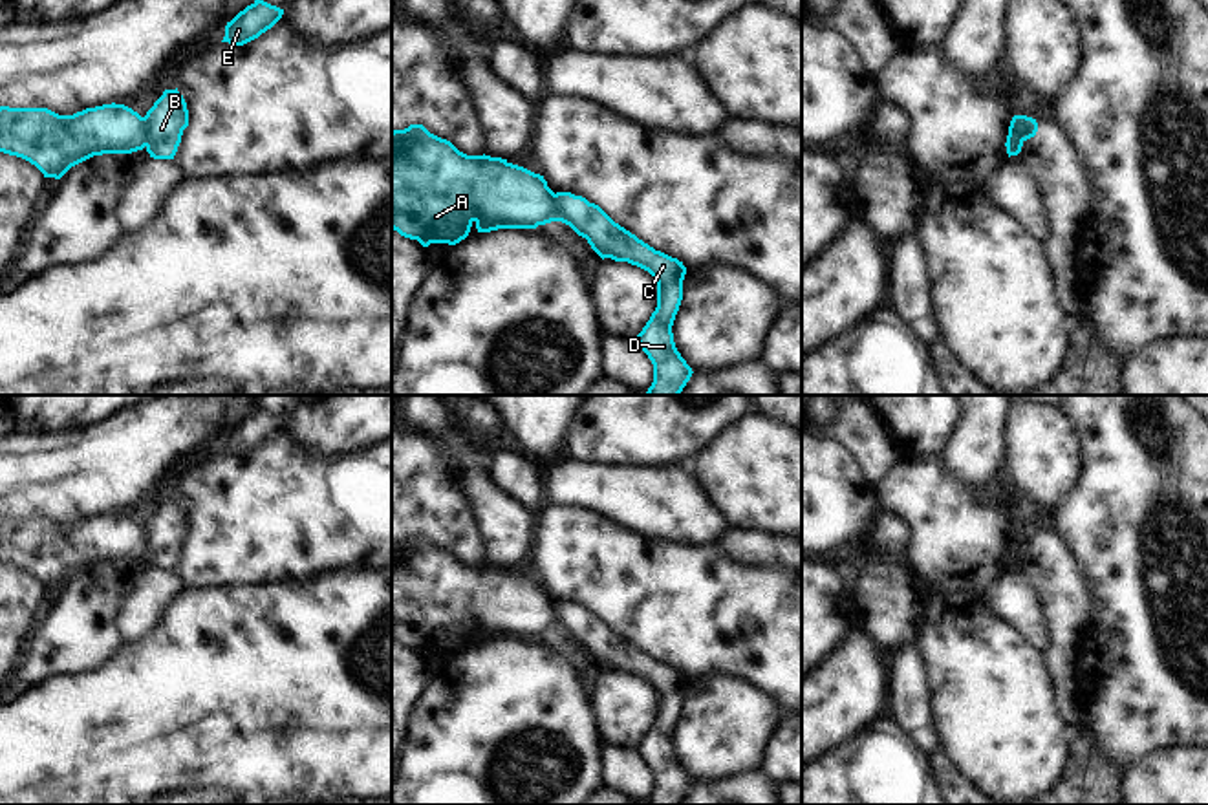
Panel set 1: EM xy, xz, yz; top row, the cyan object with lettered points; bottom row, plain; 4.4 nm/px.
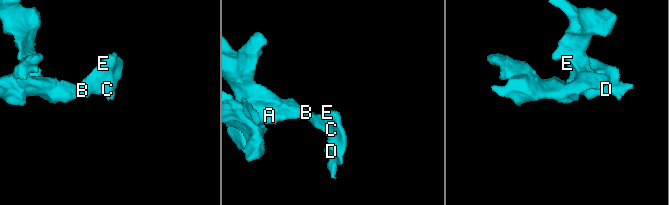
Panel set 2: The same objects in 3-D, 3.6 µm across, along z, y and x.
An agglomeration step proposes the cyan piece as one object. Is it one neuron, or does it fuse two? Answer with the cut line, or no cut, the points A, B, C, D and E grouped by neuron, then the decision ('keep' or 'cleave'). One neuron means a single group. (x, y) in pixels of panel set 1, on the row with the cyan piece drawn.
cut xy (143, 118), (147, 145); groups A / B C D E; cleave

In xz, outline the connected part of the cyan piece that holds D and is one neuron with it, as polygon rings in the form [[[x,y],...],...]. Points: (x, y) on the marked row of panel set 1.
[[[571,192],[555,194],[555,221],[586,238],[602,260],[628,262],[655,278],[657,307],[635,337],[653,364],[653,382],[644,395],[679,395],[694,373],[677,351],[672,333],[683,300],[683,262],[655,251],[615,223],[599,205]]]

